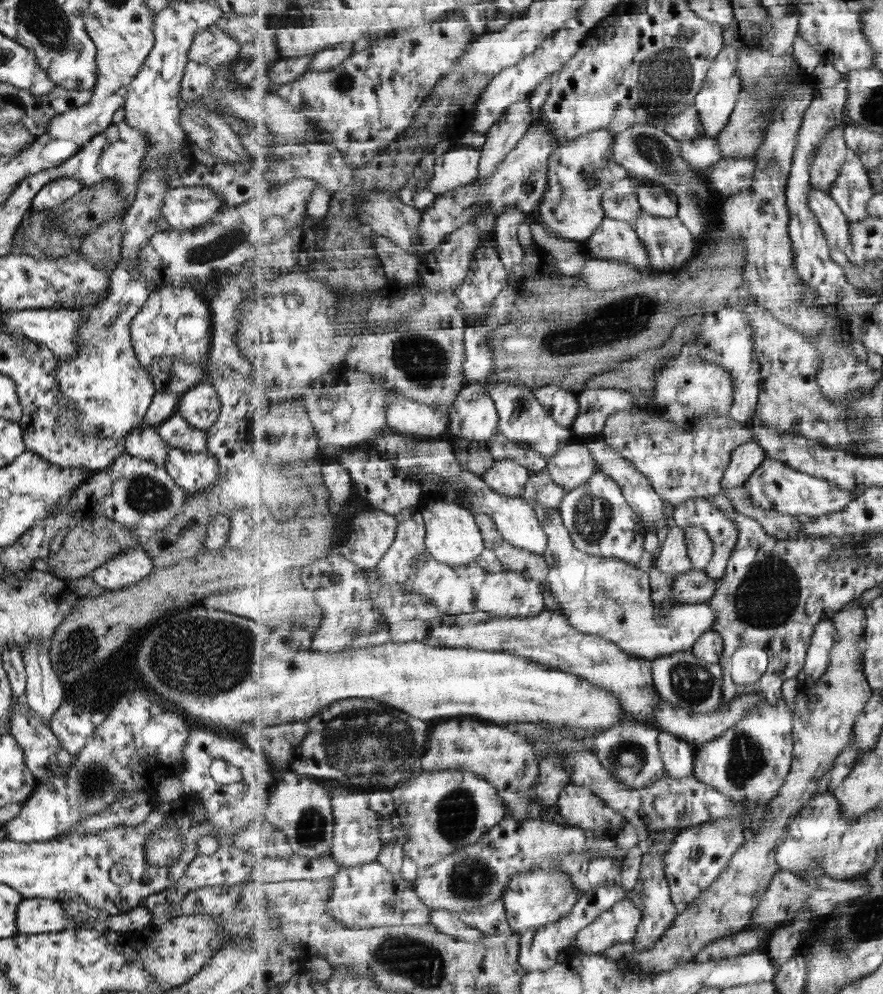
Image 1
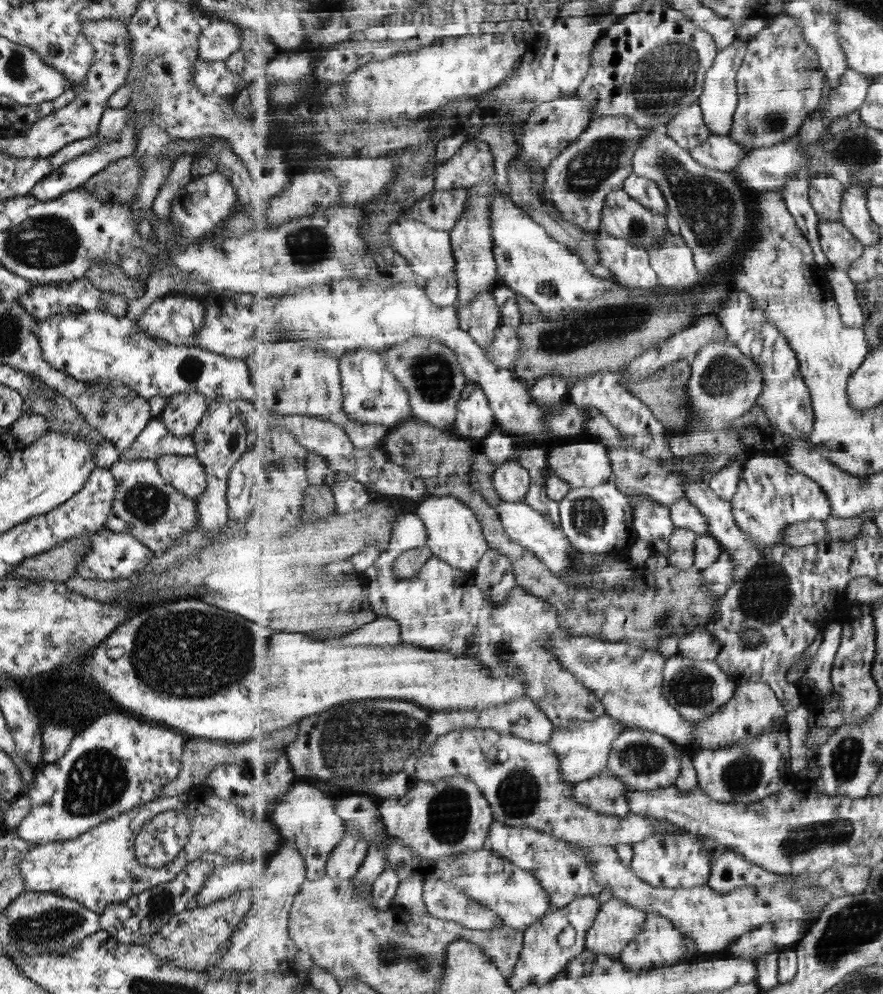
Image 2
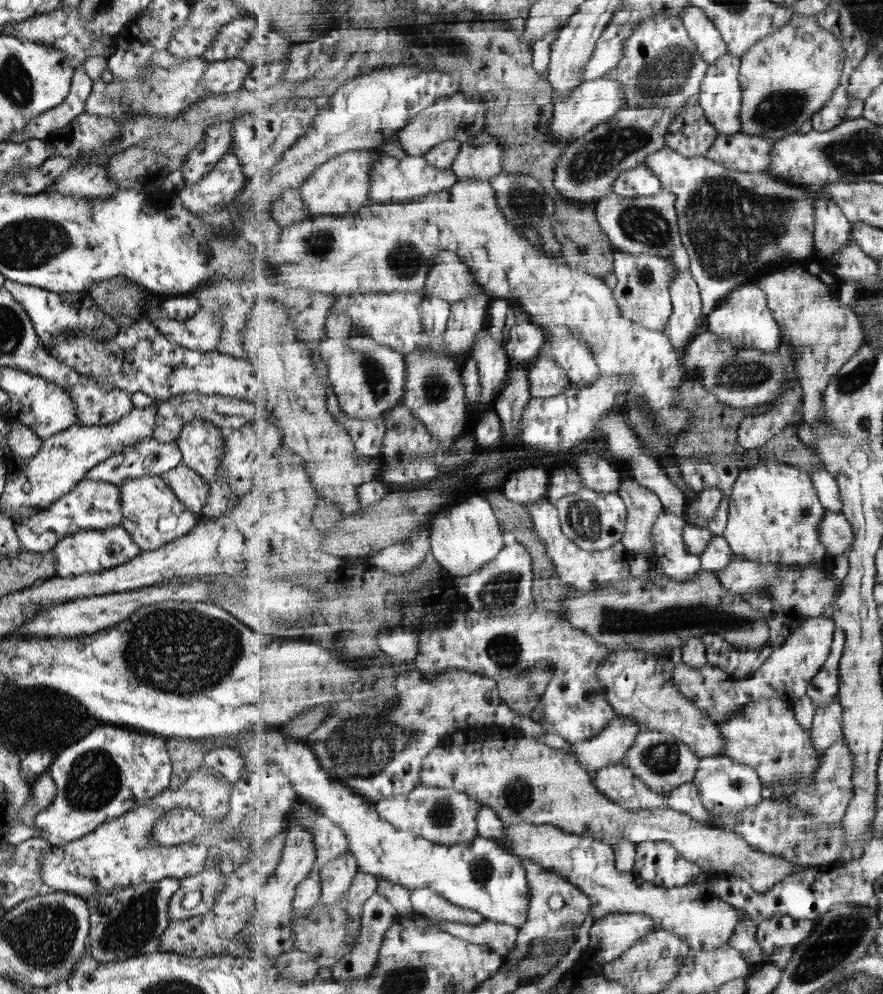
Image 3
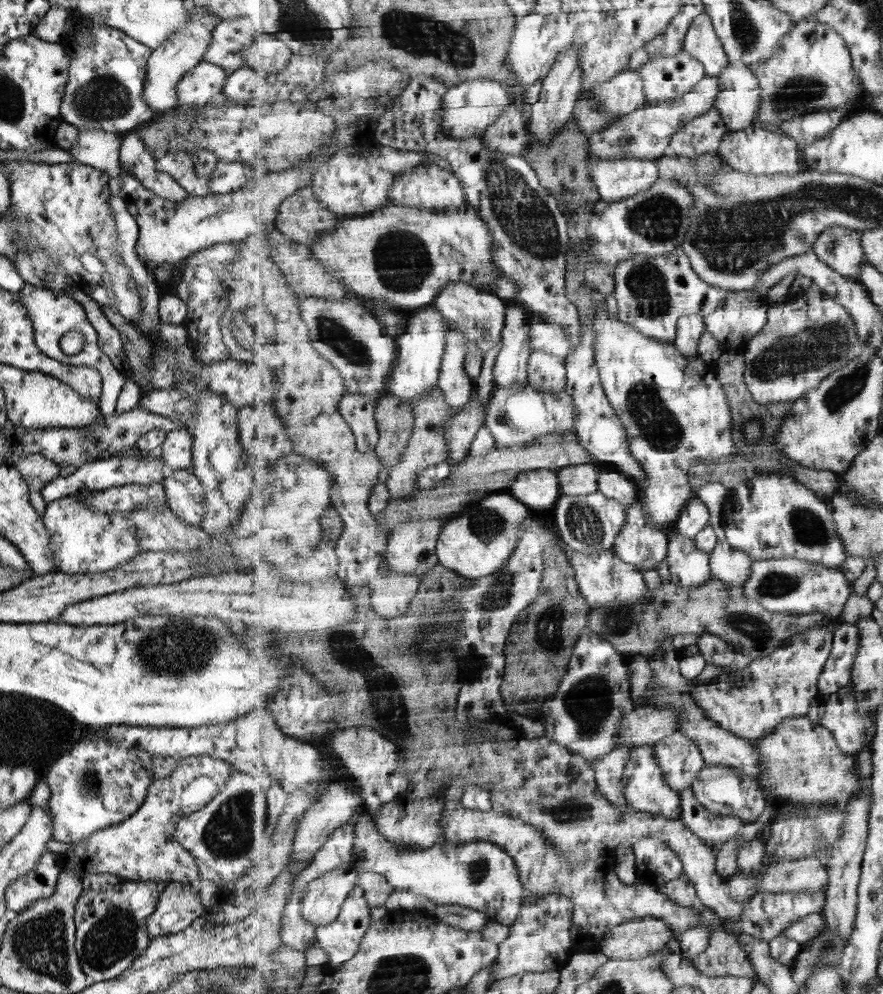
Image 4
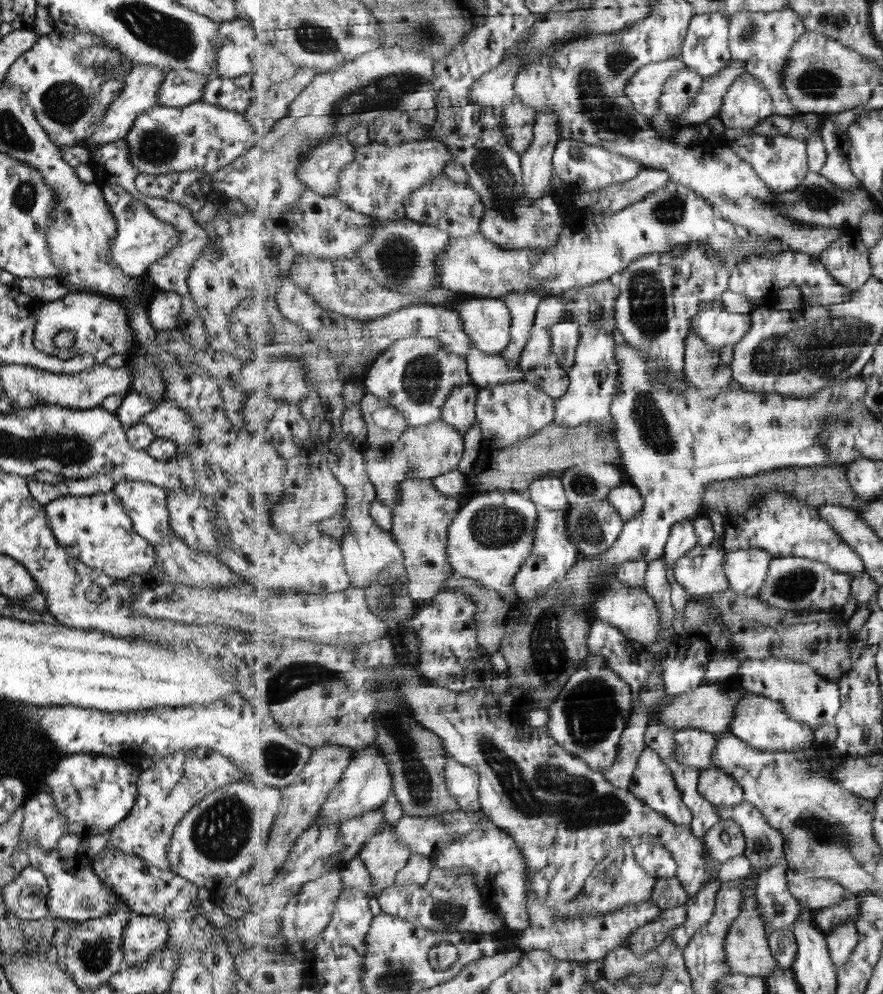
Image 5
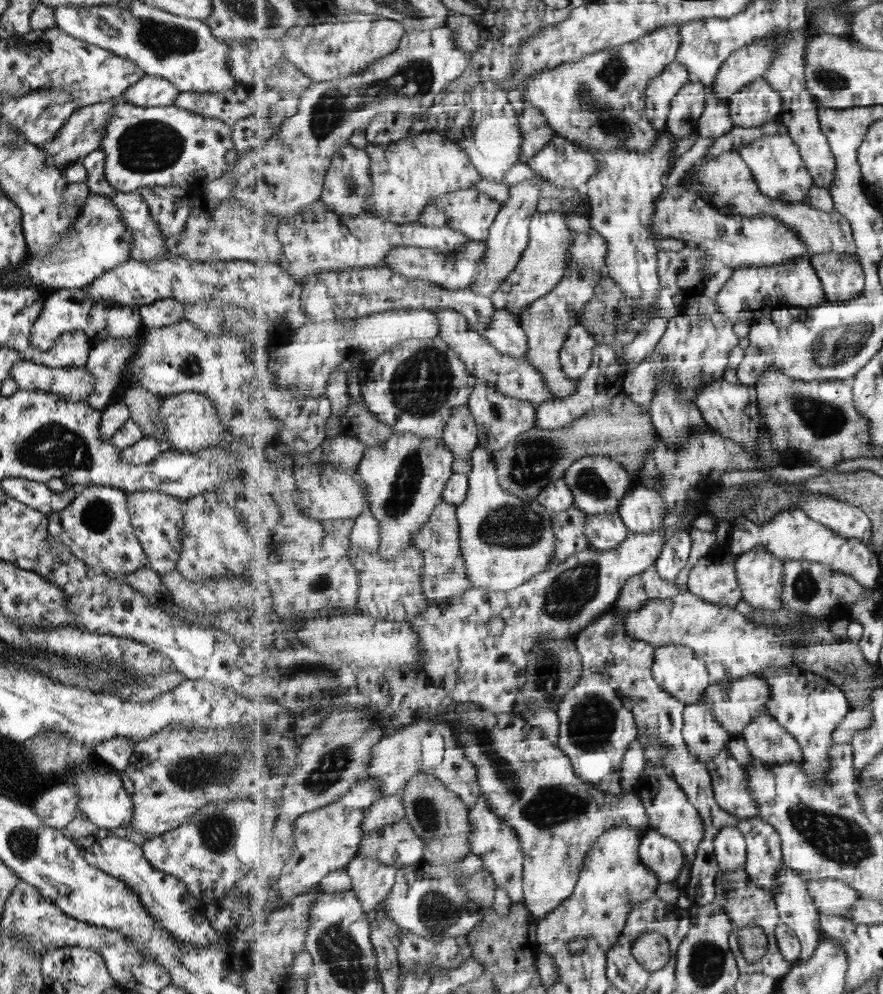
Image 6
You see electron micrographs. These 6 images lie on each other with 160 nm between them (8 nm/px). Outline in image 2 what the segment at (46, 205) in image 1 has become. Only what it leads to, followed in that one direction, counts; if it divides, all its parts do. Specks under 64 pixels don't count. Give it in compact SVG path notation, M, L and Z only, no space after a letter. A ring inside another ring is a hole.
M125 107L118 110L105 109L101 115L99 128L94 135L101 144L92 151L84 152L82 156L74 156L71 160L53 169L47 176L33 185L30 196L36 200L41 200L41 202L51 202L51 200L59 198L61 194L79 188L90 176L105 168L109 163L133 154L137 136L135 136L135 130L131 126L127 126L127 118L130 118L130 113Z

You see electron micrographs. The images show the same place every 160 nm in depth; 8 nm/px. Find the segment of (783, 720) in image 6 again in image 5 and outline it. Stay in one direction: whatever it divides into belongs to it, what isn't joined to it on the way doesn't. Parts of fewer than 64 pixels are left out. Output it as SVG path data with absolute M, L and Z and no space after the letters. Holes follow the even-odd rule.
M775 657L746 660L740 666L737 679L741 682L742 688L755 695L780 700L789 708L793 720L804 722L813 730L817 730L821 724L833 724L838 712L842 710L839 683L820 676L810 664Z

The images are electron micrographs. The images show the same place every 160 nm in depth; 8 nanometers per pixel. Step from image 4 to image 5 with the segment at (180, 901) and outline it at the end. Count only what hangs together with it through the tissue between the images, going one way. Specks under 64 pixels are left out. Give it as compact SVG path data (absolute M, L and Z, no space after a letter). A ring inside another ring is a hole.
M162 916L131 917L121 933L122 968L133 966L148 959L148 956L164 946L166 941L166 922Z

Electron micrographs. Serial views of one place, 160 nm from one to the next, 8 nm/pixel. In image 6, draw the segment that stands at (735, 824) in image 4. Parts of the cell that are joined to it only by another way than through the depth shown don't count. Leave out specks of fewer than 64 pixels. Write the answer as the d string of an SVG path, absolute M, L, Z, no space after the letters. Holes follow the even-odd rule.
M726 827L715 837L714 845L718 866L723 873L747 868L746 838L739 829Z

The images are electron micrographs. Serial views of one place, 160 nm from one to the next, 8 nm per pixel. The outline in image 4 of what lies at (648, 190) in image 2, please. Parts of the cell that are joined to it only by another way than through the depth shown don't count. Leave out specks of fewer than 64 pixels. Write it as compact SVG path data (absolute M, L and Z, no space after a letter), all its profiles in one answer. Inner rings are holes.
M590 158L591 179L605 203L647 192L659 179L657 161L647 159Z

